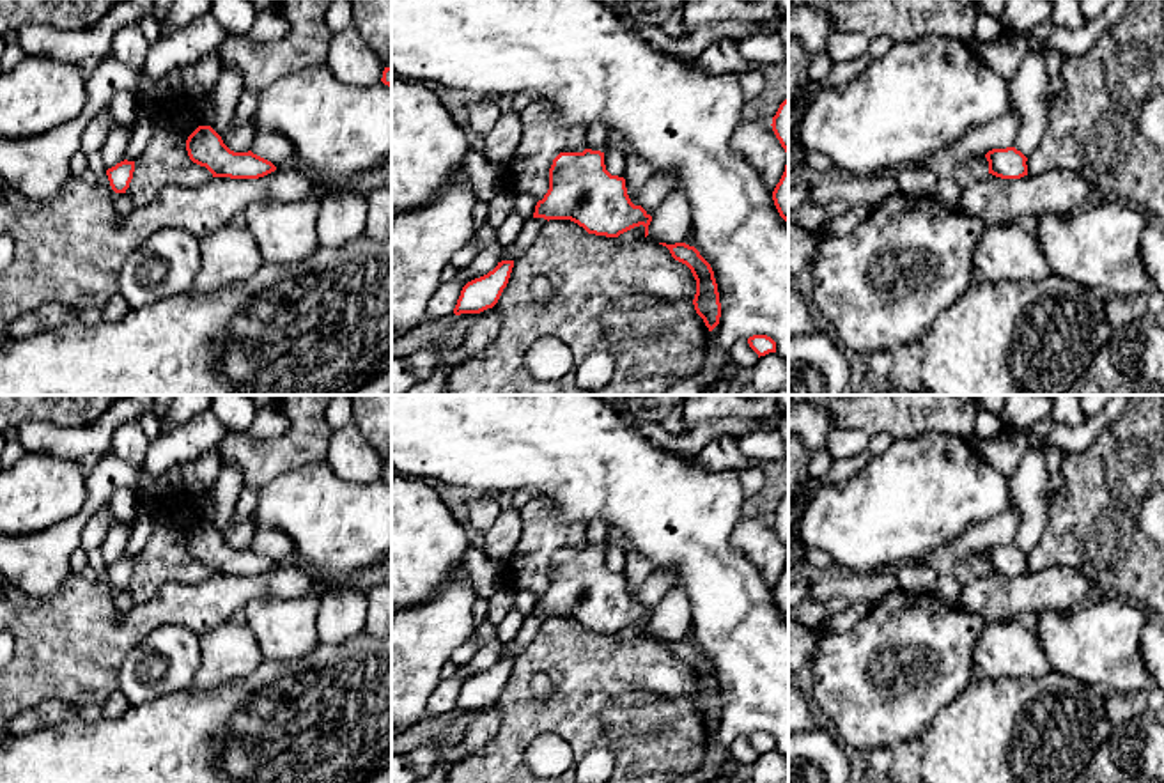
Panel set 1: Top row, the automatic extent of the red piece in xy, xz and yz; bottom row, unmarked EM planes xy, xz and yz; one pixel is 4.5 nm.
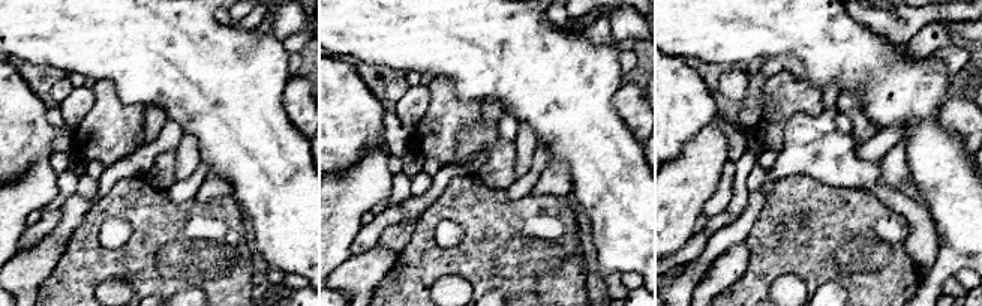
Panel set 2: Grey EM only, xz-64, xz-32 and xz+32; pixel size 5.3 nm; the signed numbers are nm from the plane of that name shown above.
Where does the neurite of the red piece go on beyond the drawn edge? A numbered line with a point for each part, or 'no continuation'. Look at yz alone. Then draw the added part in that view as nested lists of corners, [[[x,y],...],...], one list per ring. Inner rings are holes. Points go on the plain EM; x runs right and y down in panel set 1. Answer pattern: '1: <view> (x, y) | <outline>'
no continuation

